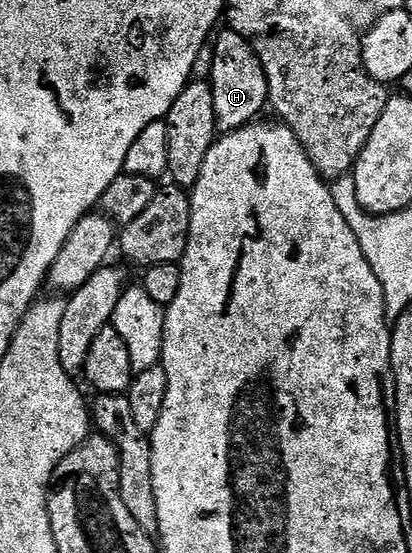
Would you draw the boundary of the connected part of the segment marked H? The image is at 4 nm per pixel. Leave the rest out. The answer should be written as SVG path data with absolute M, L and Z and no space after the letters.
M224 28L215 35L213 48L213 72L210 77L214 92L214 116L216 129L221 135L232 134L243 126L251 126L261 117L269 105L266 72L252 51L252 45L238 32Z

